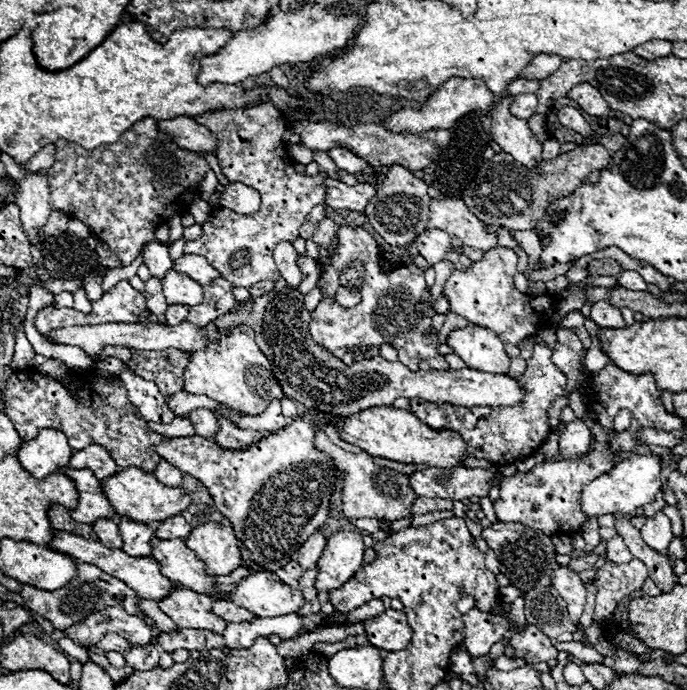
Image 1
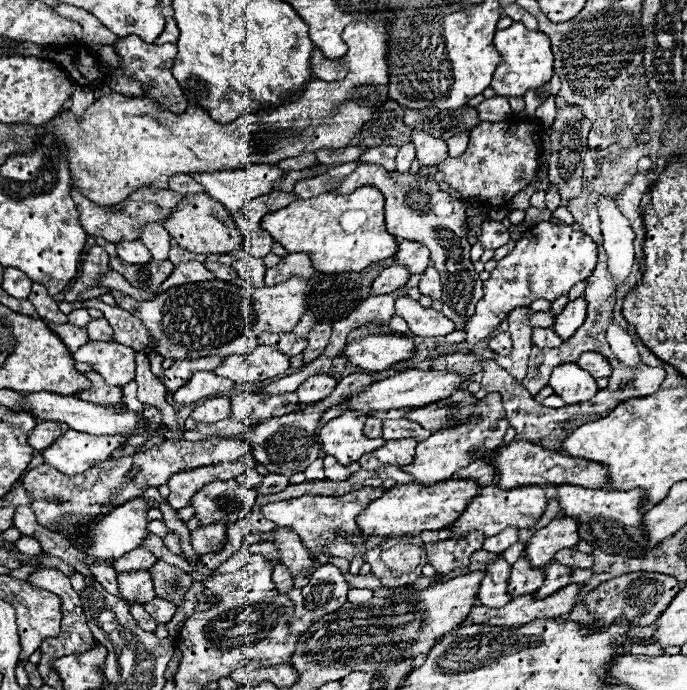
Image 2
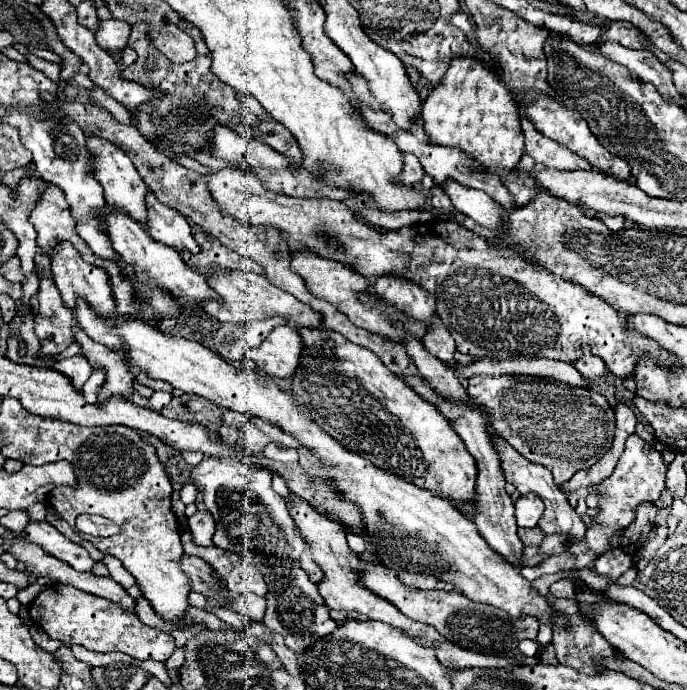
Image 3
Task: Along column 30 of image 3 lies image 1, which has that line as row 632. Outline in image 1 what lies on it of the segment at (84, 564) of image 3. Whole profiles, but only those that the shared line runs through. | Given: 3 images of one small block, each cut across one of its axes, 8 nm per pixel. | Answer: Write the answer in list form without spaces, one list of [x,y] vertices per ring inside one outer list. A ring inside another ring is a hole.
[[[528,624],[526,630],[522,630],[520,634],[514,634],[510,644],[514,646],[516,656],[524,658],[530,664],[550,662],[558,656],[558,650],[554,648],[552,640],[532,624]]]

